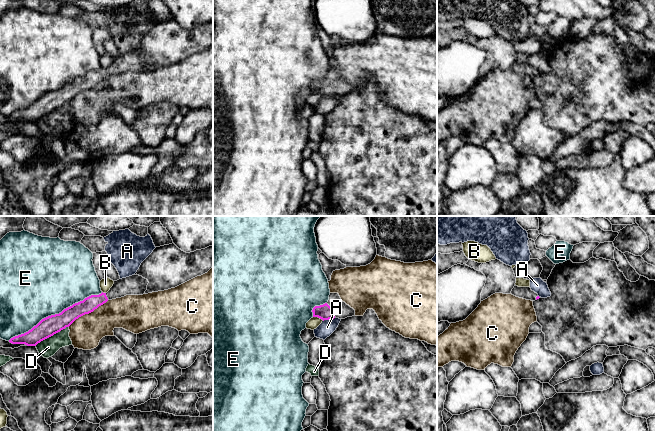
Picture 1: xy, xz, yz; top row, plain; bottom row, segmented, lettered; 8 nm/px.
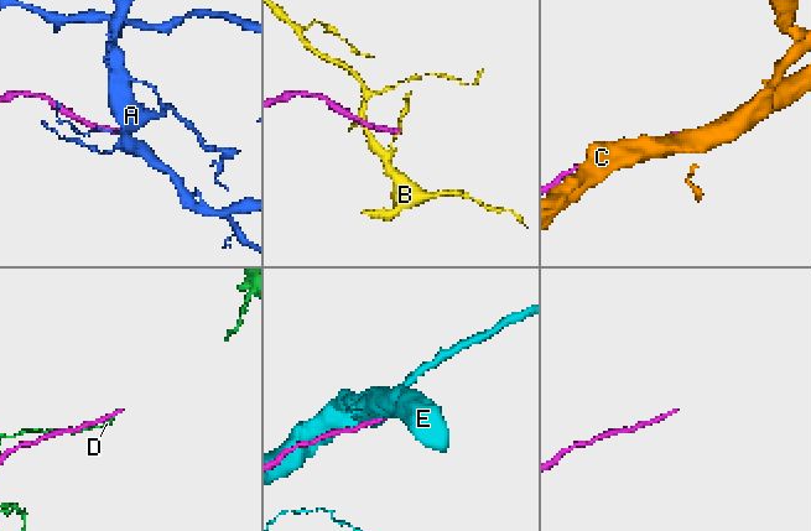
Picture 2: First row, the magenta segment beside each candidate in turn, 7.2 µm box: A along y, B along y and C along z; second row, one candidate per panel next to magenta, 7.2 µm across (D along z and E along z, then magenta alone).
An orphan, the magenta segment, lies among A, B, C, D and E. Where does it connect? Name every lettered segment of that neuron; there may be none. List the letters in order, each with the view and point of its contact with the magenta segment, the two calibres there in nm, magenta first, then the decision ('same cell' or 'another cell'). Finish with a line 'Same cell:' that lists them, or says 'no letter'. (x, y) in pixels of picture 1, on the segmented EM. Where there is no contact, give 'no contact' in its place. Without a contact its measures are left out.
A: xz (329, 318) | 120/120 nm | another cell
B: xz (318, 317) | 120/90 nm | another cell
C: xy (88, 313) | 130/260 nm | another cell
D: xy (51, 335) | 160/140 nm | another cell
E: xy (55, 314) | 160/500 nm | another cell
Same cell: no letter

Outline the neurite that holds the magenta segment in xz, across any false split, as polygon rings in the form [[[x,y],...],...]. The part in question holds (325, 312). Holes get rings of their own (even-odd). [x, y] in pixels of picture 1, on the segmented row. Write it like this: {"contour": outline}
{"contour": [[[330,293],[327,303],[315,306],[312,310],[313,317],[329,320],[339,318],[345,319],[347,317],[355,316],[355,310],[343,302],[338,293]]]}

